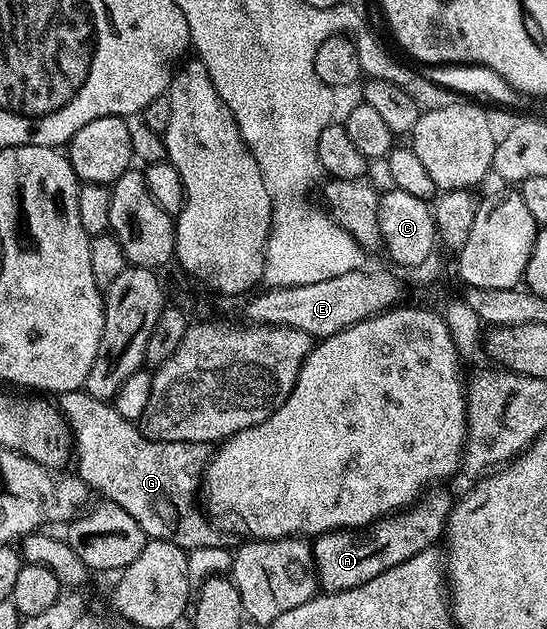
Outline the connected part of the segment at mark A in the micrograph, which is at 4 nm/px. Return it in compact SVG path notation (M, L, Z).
M443 489L428 490L410 507L372 523L362 533L344 529L318 536L311 549L318 586L324 592L353 589L365 585L365 581L373 581L373 577L385 573L385 569L393 569L393 565L417 557L422 550L434 548L444 538L453 506L450 493L439 490Z

